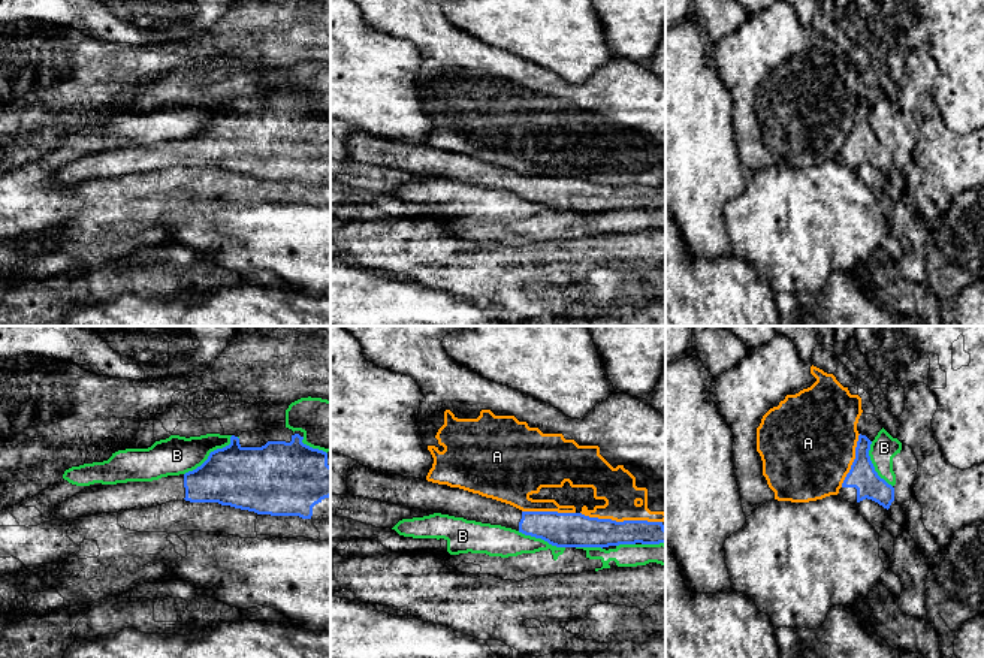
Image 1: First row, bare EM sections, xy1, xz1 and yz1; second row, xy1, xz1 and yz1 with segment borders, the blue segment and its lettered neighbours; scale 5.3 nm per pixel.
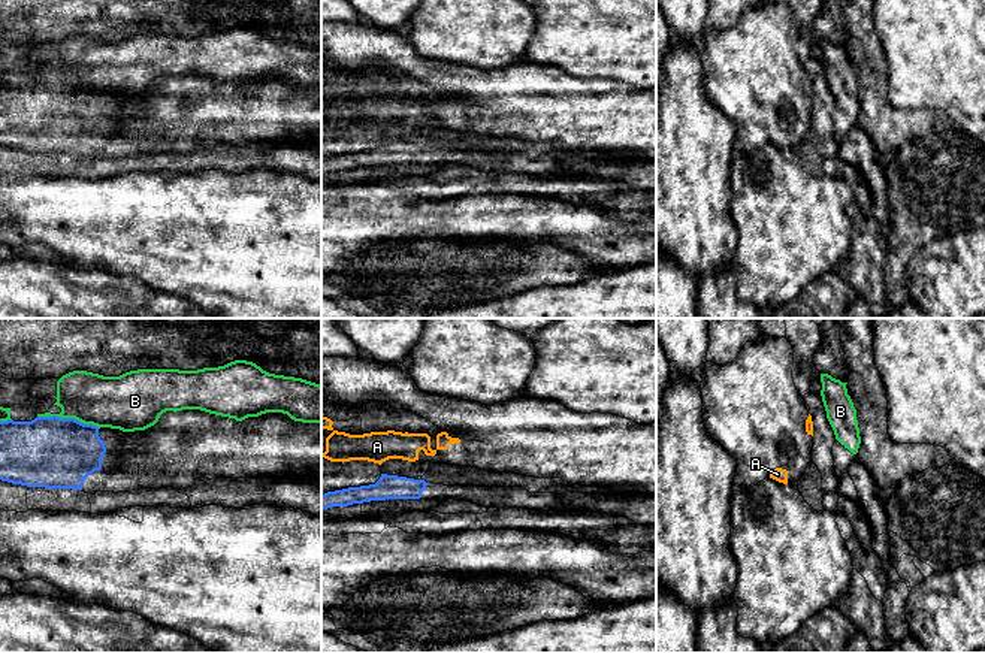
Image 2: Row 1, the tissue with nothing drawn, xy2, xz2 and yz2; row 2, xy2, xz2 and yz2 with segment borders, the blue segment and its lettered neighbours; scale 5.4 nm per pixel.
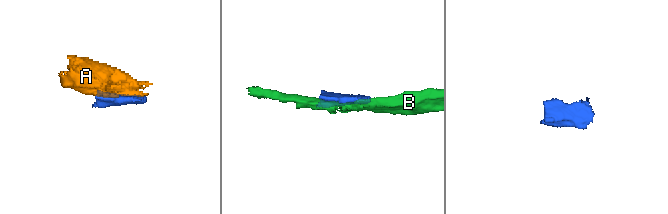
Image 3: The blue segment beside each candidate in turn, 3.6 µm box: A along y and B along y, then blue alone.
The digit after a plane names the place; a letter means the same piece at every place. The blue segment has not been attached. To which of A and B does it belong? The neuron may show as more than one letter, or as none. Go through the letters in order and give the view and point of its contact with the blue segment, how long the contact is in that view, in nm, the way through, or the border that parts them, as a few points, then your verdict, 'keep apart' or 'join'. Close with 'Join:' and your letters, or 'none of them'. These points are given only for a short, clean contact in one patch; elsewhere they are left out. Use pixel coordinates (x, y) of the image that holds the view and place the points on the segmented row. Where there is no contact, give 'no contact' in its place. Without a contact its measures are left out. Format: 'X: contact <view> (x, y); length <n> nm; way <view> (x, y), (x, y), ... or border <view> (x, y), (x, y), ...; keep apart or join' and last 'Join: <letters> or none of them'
A: contact xz1 (621, 522); length 440 nm; keep apart
B: contact xy2 (69, 419); length 340 nm; keep apart
Join: none of them

